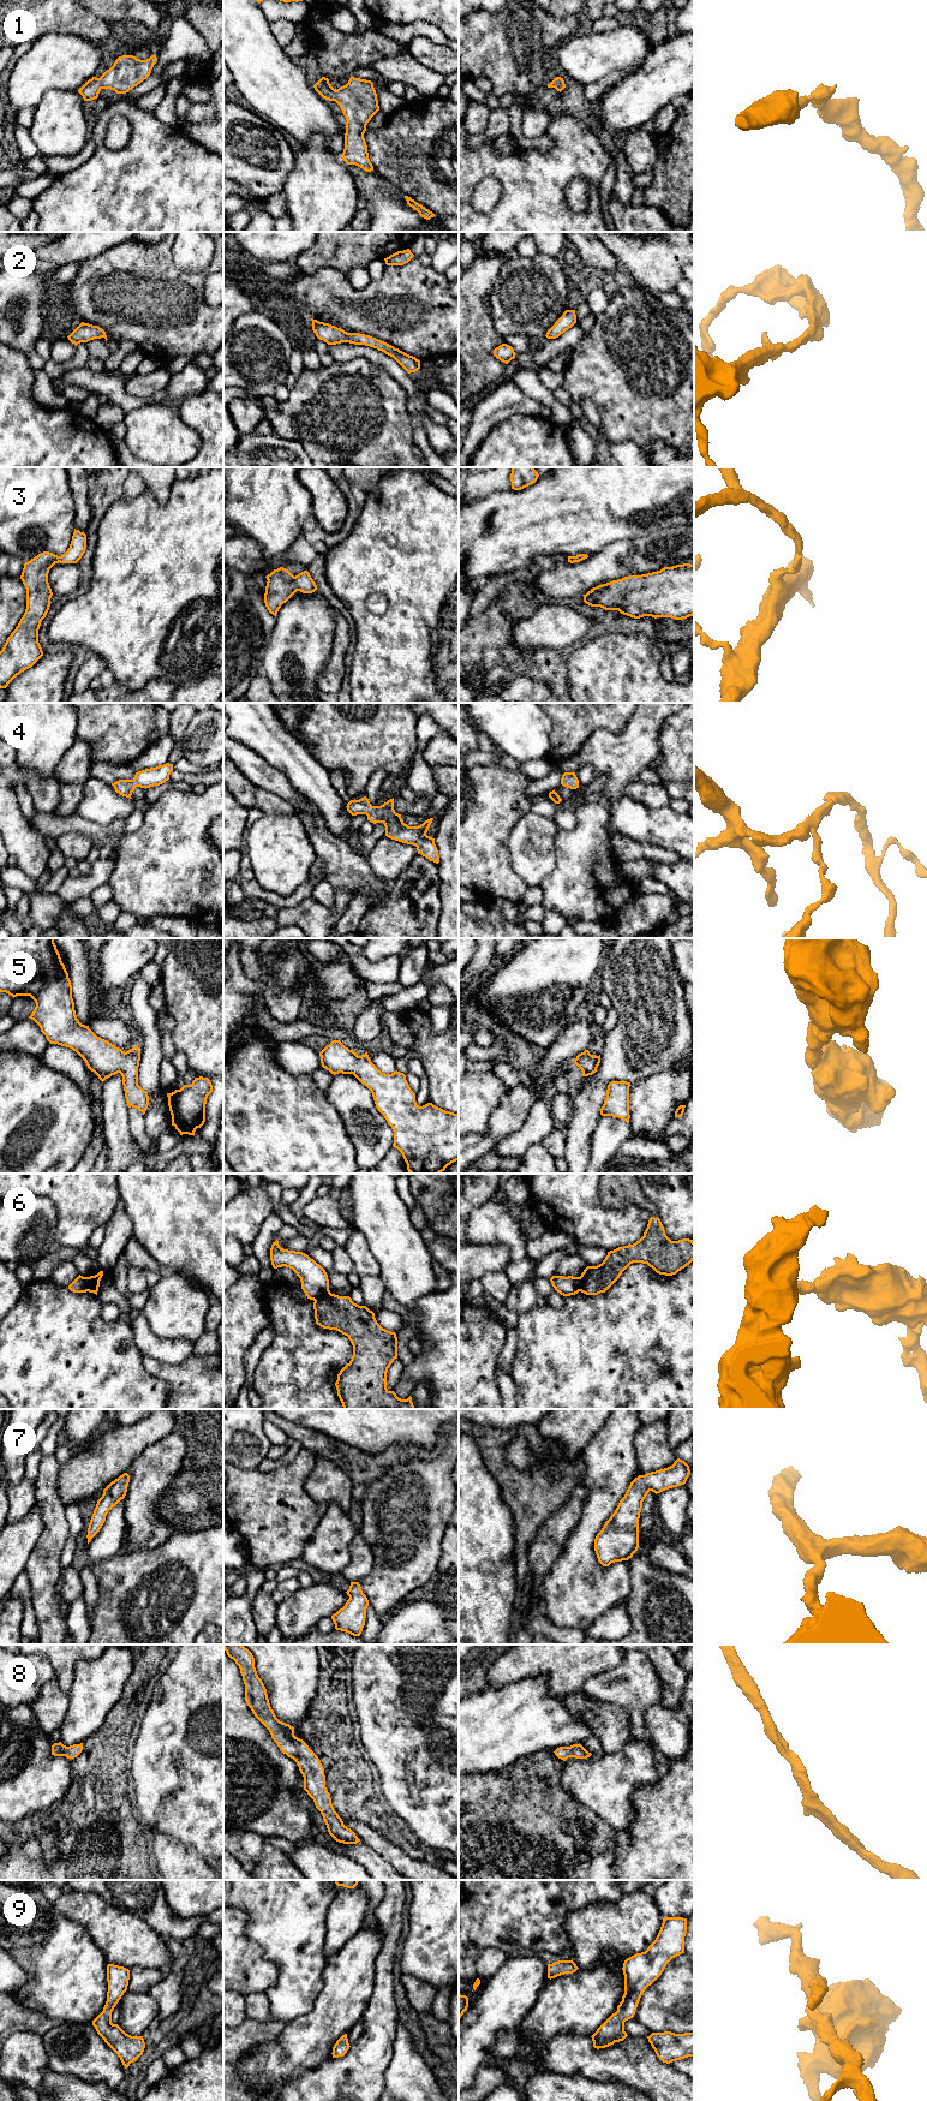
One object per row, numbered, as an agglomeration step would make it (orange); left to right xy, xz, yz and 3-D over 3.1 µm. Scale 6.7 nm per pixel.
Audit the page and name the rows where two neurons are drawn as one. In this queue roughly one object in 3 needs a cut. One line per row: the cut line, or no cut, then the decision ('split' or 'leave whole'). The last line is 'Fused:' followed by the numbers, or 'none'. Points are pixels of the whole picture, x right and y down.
1: no cut; leave whole
2: no cut; leave whole
3: no cut; leave whole
4: no cut; leave whole
5: no cut; leave whole
6: cut in xz along (329, 1291), (314, 1300); split
7: no cut; leave whole
8: no cut; leave whole
9: no cut; leave whole
Fused: 6

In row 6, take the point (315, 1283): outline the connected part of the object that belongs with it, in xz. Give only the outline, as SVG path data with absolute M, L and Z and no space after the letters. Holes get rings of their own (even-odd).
M276 1240L270 1248L270 1260L274 1269L286 1266L297 1273L307 1299L315 1301L319 1296L330 1293L325 1270L307 1254L283 1249Z

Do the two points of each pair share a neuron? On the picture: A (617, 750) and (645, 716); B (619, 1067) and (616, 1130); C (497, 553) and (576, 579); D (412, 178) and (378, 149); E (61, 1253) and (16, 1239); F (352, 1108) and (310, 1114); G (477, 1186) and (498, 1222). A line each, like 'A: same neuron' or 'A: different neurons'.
A: same neuron
B: different neurons
C: different neurons
D: same neuron
E: different neurons
F: different neurons
G: different neurons

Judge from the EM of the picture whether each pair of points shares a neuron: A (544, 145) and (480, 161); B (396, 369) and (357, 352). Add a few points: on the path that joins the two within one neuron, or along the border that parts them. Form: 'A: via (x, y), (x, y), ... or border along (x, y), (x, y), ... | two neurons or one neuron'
A: border along (555, 142), (545, 151), (516, 149) | two neurons
B: via (387, 362), (366, 352) | one neuron

